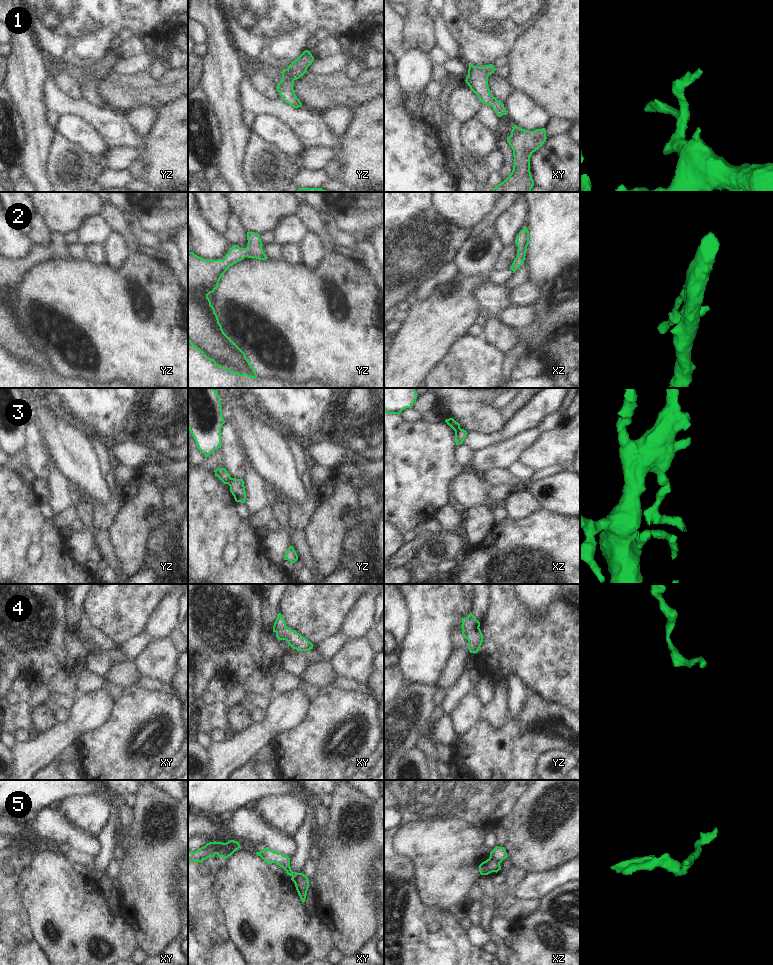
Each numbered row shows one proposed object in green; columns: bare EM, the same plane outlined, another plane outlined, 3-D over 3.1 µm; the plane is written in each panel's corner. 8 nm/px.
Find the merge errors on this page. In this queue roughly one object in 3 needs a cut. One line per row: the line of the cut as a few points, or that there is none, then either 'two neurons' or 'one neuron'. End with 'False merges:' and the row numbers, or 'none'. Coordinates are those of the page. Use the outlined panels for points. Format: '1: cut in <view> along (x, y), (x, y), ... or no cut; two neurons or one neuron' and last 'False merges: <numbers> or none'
1: no cut; one neuron
2: no cut; one neuron
3: cut in yz along (232, 478), (228, 484); two neurons
4: no cut; one neuron
5: cut in xz along (489, 857), (499, 863); two neurons
False merges: 3, 5

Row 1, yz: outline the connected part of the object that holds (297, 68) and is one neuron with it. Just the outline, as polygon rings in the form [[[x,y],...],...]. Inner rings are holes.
[[[305,50],[296,60],[291,62],[287,69],[282,70],[282,80],[276,86],[281,99],[294,108],[299,108],[302,103],[297,98],[293,84],[307,72],[307,68],[312,64],[314,57],[310,51]]]

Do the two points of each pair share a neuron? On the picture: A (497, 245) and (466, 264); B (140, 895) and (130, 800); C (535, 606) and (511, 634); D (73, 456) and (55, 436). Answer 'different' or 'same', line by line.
A: same
B: different
C: different
D: same

